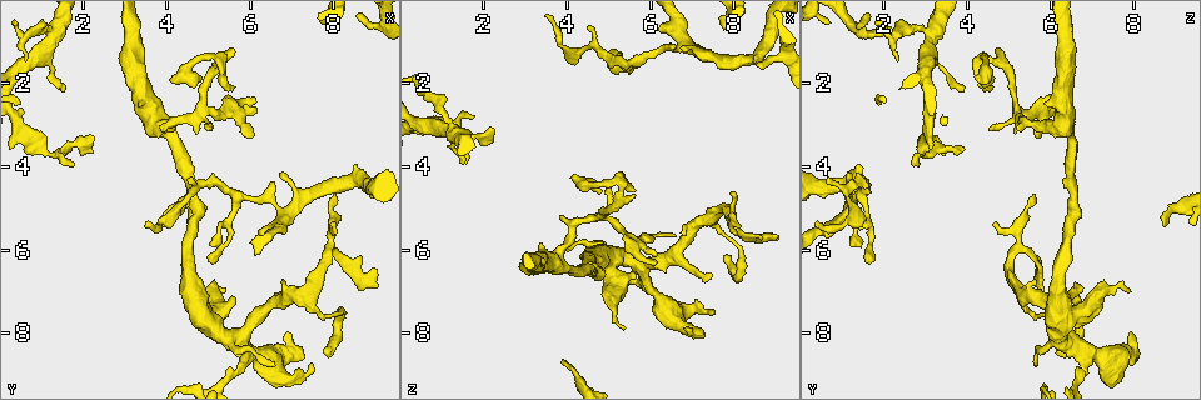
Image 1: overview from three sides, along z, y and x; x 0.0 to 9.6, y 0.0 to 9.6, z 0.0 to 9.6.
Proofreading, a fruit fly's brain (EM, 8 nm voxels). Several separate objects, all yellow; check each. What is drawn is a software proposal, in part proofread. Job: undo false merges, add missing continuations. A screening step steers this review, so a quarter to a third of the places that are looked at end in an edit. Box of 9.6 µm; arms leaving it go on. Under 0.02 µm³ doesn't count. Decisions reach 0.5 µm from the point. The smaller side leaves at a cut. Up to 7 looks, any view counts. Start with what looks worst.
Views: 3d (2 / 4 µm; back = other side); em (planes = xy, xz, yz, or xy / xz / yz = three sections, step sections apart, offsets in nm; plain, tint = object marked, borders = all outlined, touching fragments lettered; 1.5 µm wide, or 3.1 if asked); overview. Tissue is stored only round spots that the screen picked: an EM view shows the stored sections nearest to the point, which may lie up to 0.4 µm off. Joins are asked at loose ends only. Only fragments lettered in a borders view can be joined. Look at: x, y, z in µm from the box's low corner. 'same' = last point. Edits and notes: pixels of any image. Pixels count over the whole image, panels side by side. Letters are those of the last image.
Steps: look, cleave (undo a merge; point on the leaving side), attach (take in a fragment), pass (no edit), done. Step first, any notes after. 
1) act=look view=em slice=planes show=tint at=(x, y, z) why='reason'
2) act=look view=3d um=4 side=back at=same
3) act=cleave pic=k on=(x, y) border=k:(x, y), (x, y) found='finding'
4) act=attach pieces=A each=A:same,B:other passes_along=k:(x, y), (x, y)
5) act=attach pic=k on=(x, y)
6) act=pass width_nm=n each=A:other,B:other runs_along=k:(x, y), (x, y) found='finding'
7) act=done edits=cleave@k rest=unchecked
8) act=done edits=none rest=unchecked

act=look view=3d um=2 at=(6.65, 8.75, 5.70) why='tapers out'

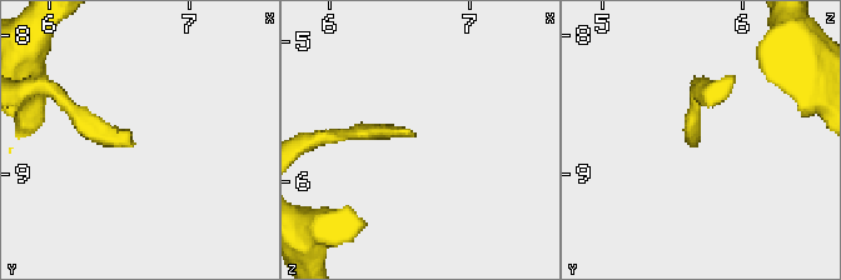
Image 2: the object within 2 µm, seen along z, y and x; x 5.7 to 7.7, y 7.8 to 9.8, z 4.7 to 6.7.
act=look view=em slice=planes show=borders at=(6.62, 8.74, 5.68) why='shape alone is not enough'

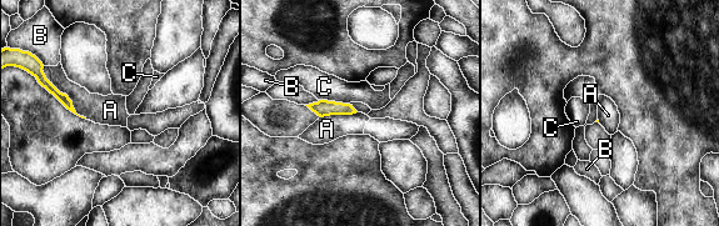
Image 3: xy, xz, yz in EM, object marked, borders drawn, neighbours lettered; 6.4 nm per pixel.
act=pass longest_contact=A:400nm each=A:other,B:other,C:other border=3:(44, 73), (74, 110), (86, 117) found='no lettered fragment goes on from it'

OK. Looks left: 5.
act=look view=em slice=planes show=borders at=(0.60, 1.50, 2.35) why='thin end'

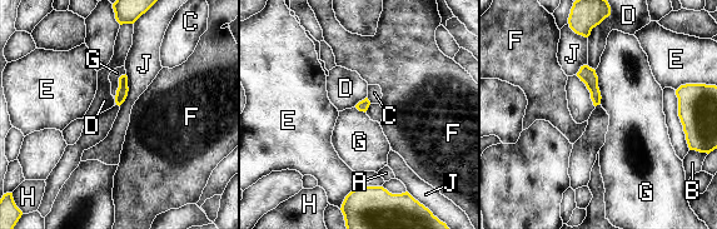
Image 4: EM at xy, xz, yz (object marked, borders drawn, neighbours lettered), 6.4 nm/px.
act=pass each=A:other,B:other,C:other,D:other,E:other,F:other,G:other,H:other,J:other border=4:(594, 70), (598, 78), (601, 103) found='none of them fits'

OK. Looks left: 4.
act=look view=3d um=4 side=back at=(5.10, 5.85, 1.25) why='tapers out'

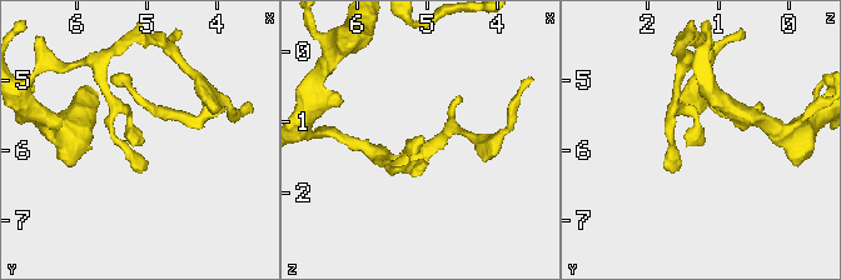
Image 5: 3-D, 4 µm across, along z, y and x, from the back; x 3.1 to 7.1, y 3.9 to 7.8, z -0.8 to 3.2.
act=look view=em slice=planes show=plain at=(5.05, 5.85, 1.15)

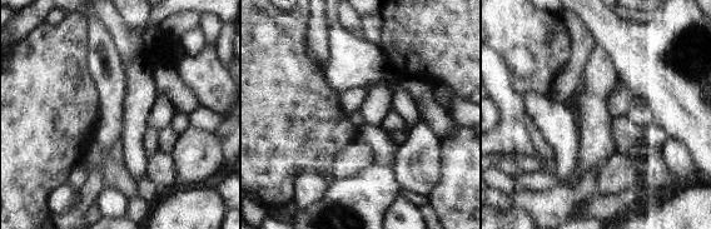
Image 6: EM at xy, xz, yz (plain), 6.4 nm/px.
act=look view=em slice=planes show=borders at=same

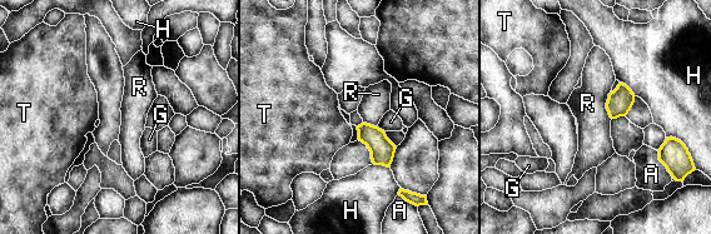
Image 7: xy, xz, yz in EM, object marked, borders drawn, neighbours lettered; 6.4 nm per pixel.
act=pass each=A:other,G:other,H:other,R:other,T:other border=7:(610, 91), (606, 110), (611, 119) found='none of them fits'

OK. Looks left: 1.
act=done edits=none rest=unchecked

